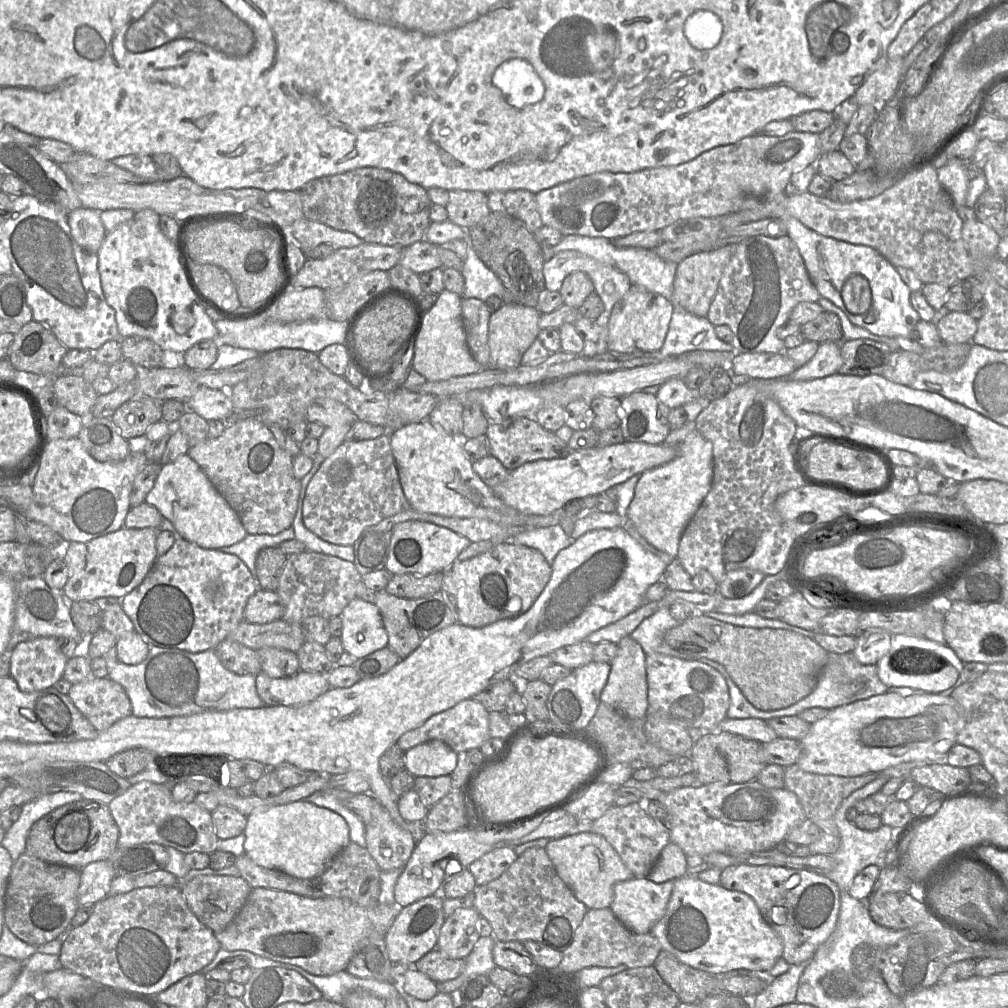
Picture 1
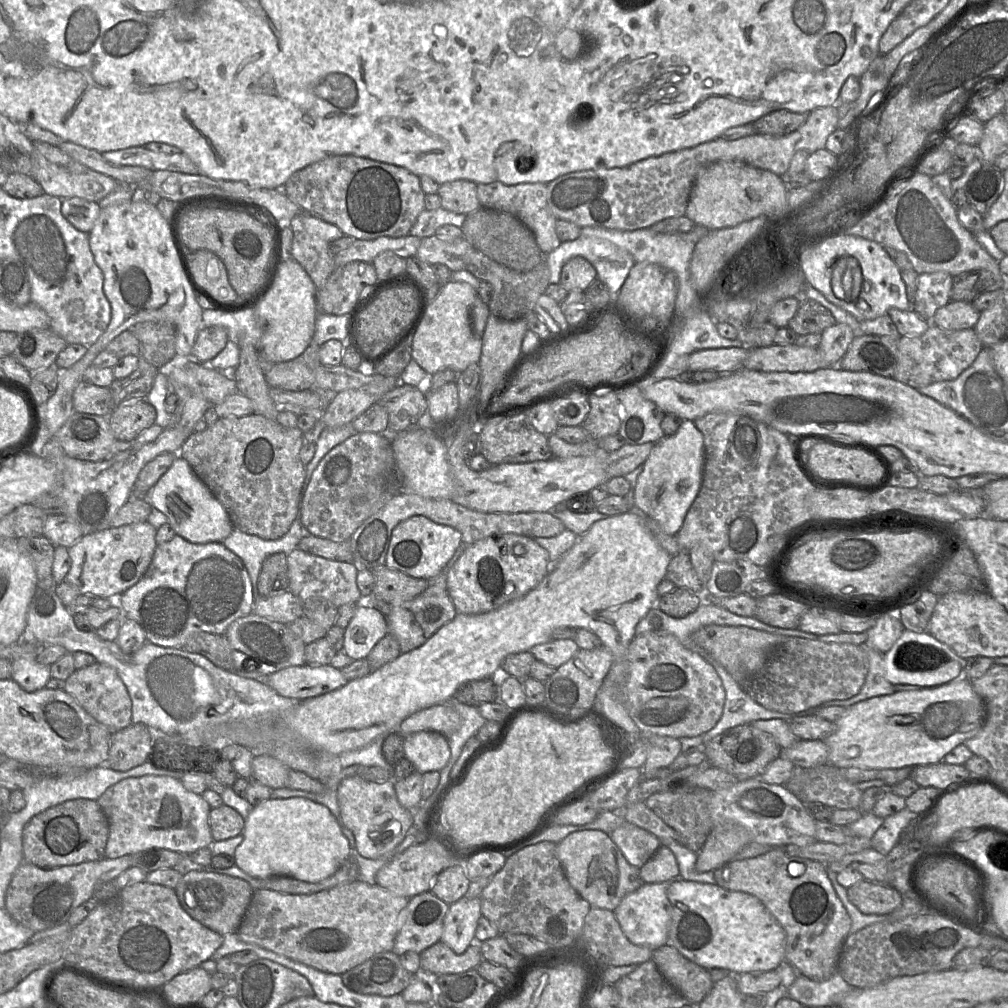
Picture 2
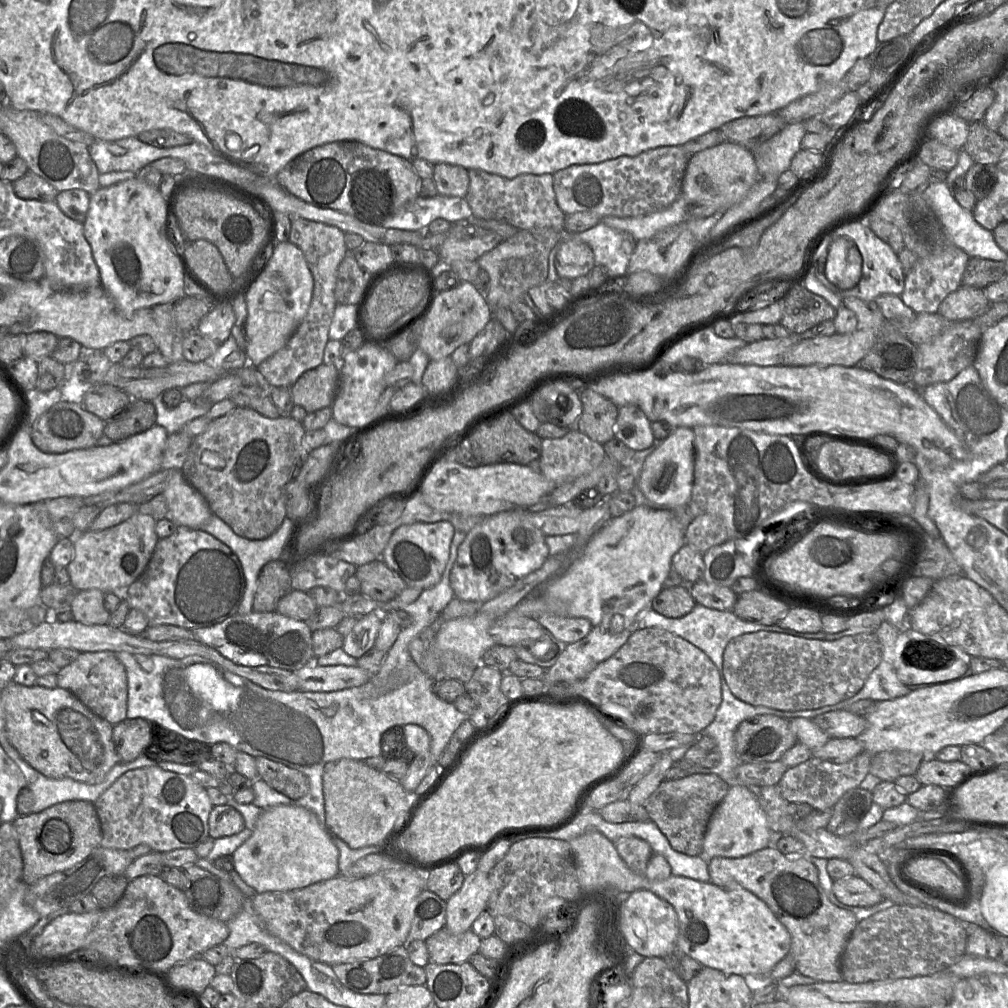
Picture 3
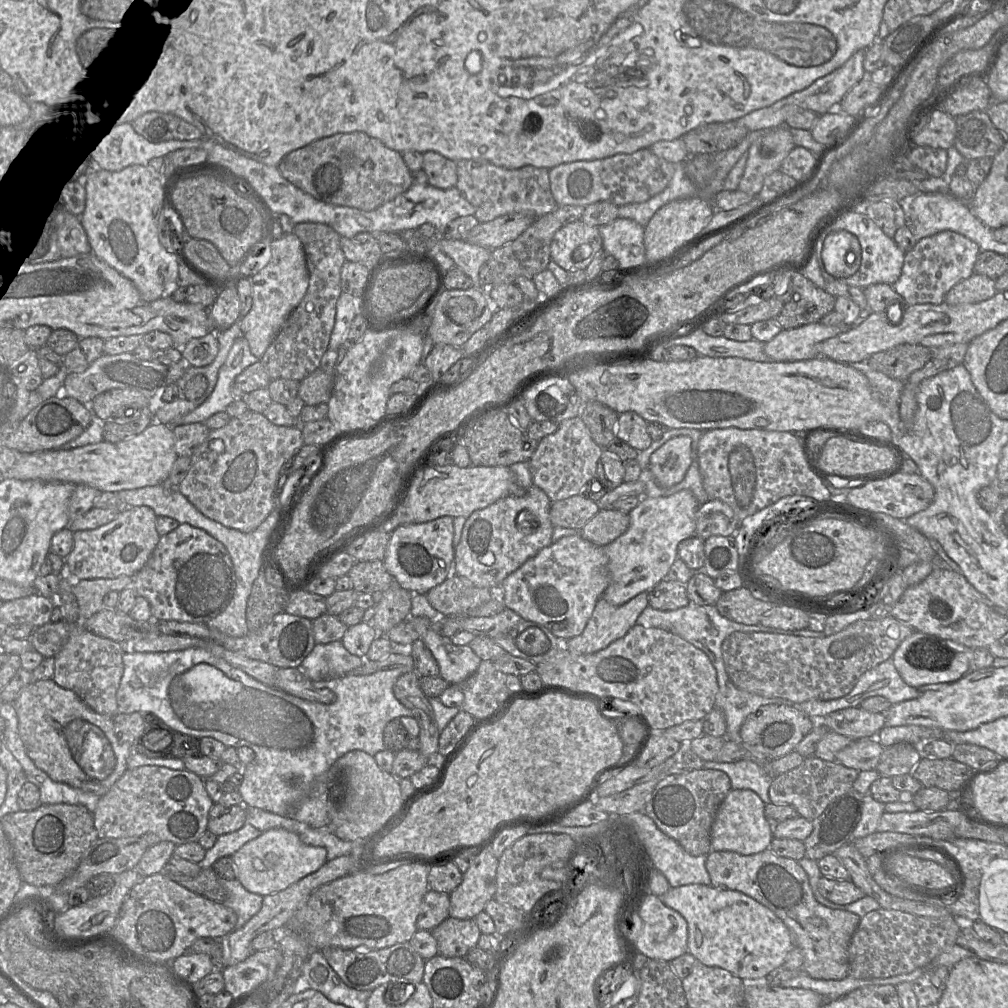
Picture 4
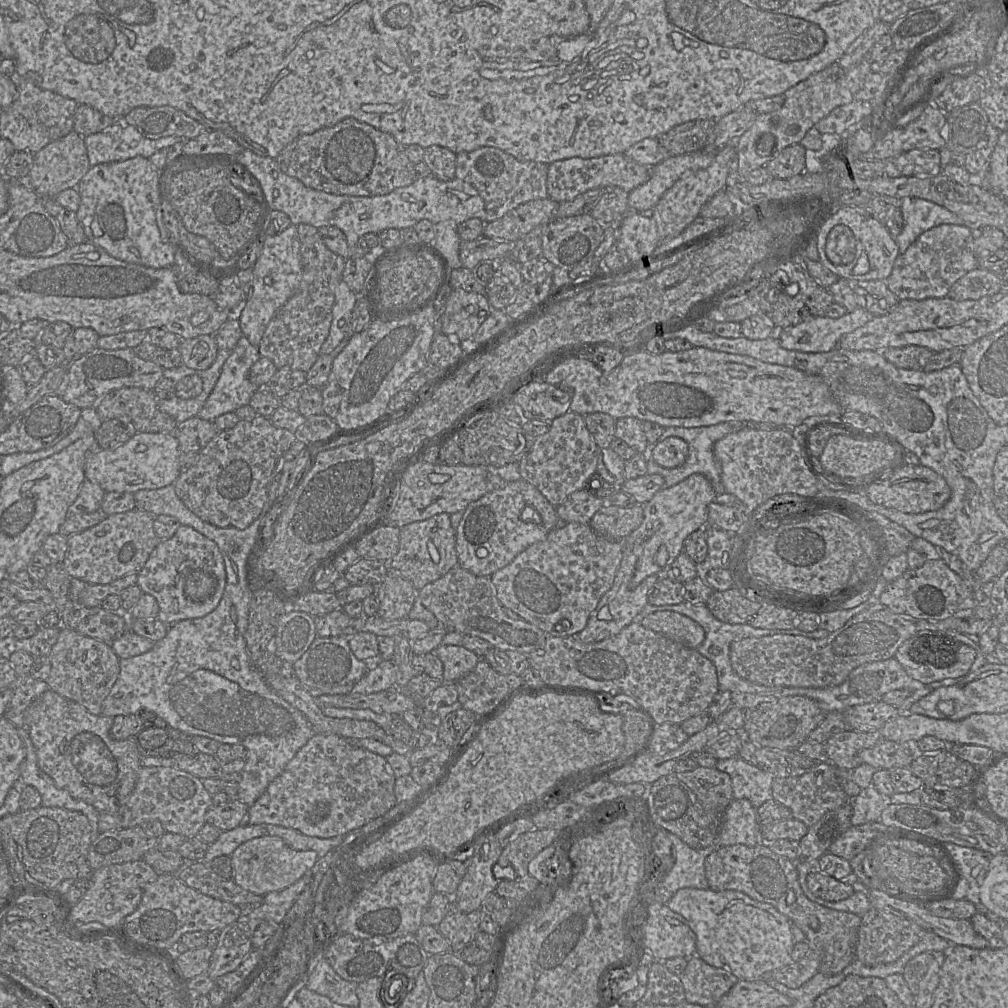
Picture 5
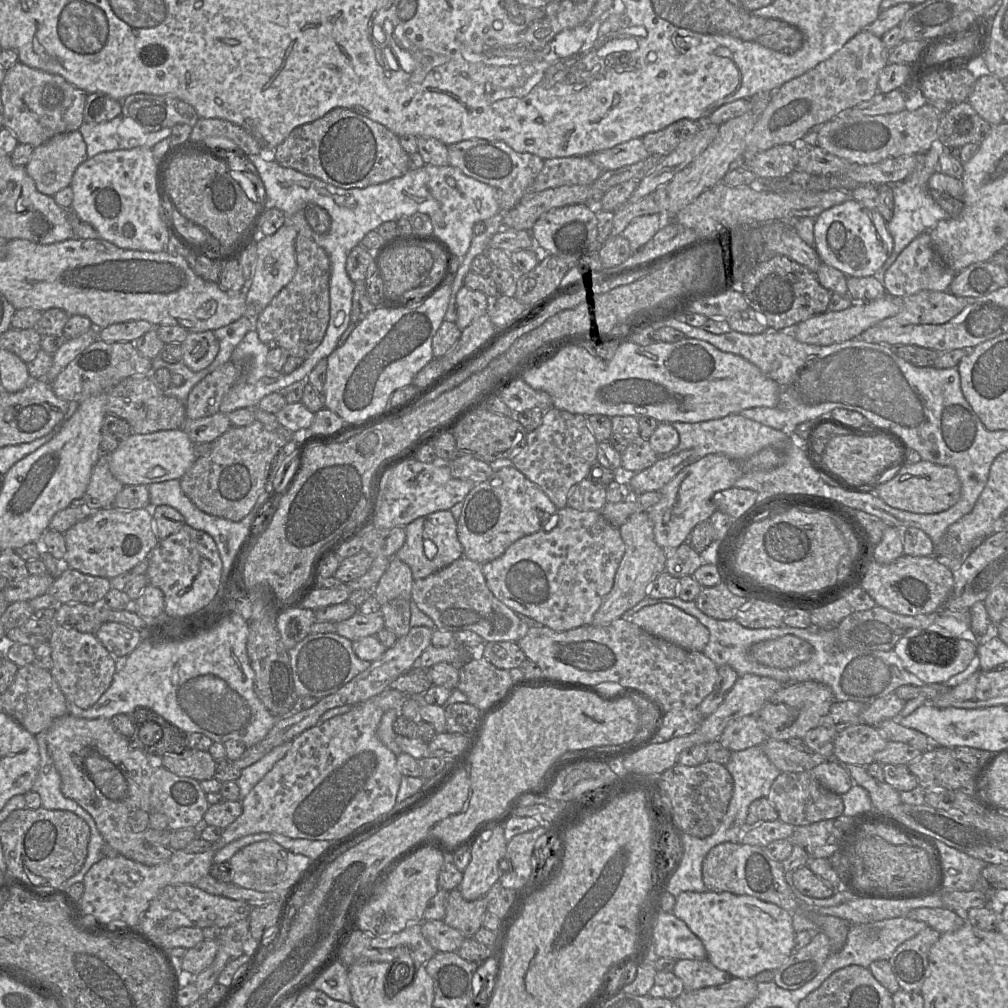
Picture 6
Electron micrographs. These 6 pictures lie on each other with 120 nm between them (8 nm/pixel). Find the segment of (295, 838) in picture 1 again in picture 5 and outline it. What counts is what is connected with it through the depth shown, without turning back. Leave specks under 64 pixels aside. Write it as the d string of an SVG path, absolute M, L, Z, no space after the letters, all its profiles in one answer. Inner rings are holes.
M265 835L240 844L230 857L234 882L245 890L264 896L294 884L314 866L319 856L316 851L296 850L280 837Z

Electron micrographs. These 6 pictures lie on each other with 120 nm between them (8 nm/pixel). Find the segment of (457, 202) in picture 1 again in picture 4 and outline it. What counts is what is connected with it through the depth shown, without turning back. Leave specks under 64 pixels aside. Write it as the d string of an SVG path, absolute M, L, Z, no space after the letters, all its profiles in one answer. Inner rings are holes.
M435 151L424 153L423 169L429 177L429 184L439 189L450 189L458 182L457 161Z

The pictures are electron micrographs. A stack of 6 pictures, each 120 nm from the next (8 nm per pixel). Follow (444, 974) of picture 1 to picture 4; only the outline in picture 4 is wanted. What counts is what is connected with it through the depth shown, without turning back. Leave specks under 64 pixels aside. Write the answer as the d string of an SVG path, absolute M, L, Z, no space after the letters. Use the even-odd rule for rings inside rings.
M448 917L432 931L439 954L445 957L465 957L477 946L481 931L472 919Z

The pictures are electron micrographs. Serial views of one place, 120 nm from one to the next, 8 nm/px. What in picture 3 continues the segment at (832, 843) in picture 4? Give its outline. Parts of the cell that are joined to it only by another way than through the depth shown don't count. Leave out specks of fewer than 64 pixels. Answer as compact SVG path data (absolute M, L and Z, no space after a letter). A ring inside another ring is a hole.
M859 787L848 790L831 808L826 830L840 837L851 835L858 829L871 804L871 791Z

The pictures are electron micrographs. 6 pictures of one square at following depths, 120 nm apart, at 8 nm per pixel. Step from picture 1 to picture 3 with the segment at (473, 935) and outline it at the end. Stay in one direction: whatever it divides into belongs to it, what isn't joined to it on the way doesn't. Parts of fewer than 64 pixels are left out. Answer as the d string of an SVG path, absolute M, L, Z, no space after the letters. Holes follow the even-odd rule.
M476 870L465 876L461 888L447 901L445 927L454 934L471 929L473 922L485 910L491 894L489 875Z

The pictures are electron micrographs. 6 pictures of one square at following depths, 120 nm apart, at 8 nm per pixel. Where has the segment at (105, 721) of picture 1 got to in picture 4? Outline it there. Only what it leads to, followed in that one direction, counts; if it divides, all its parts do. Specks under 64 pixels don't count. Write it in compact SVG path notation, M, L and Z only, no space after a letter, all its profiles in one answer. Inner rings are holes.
M82 625L74 626L68 641L54 657L52 680L58 686L73 691L93 711L114 717L118 714L116 692L123 675L123 653L119 642L98 636Z

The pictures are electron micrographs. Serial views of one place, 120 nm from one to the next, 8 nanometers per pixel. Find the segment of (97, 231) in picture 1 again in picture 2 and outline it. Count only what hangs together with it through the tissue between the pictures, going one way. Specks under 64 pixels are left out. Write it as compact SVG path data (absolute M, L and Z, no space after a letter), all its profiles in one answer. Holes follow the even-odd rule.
M80 197L61 199L61 213L75 228L89 233L101 213L98 202Z

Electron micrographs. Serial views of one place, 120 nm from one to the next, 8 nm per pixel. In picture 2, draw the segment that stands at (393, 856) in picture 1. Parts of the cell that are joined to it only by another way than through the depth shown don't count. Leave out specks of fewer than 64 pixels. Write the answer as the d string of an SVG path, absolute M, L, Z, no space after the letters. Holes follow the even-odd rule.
M356 775L343 779L336 792L342 821L352 831L356 849L365 858L378 859L392 851L404 840L413 825L413 810L404 808L399 803L394 781L373 782Z

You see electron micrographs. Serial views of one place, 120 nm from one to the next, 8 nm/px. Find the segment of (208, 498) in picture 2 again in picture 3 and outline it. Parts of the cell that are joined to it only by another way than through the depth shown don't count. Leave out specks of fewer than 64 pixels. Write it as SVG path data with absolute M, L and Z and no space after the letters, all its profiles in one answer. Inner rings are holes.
M182 470L174 472L162 495L168 508L166 519L176 526L199 530L212 515L207 501L186 481Z

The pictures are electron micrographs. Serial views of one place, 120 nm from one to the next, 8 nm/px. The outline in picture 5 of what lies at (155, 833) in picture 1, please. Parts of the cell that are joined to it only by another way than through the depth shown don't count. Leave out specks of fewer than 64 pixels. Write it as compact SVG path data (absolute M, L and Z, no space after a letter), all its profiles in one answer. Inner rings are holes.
M150 766L142 767L135 787L128 801L115 813L99 813L98 830L104 832L107 830L130 828L142 824L148 820L159 820L167 832L174 832L188 837L198 836L200 829L206 823L205 814L213 806L212 795L205 789L202 779L180 770L177 767Z

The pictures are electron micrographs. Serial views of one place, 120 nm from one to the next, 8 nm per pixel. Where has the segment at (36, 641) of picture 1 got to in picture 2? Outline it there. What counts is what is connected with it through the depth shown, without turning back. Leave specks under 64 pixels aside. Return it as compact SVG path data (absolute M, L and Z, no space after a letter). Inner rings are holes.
M31 646L26 655L11 661L11 678L29 693L45 688L51 679L50 665L41 664L36 660L40 647Z

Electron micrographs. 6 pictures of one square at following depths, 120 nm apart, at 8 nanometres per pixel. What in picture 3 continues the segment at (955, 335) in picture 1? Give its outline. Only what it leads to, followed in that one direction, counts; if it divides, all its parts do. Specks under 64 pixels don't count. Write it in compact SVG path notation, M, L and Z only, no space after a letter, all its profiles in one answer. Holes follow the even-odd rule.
M960 286L941 302L938 313L950 321L974 320L991 304L983 289Z

